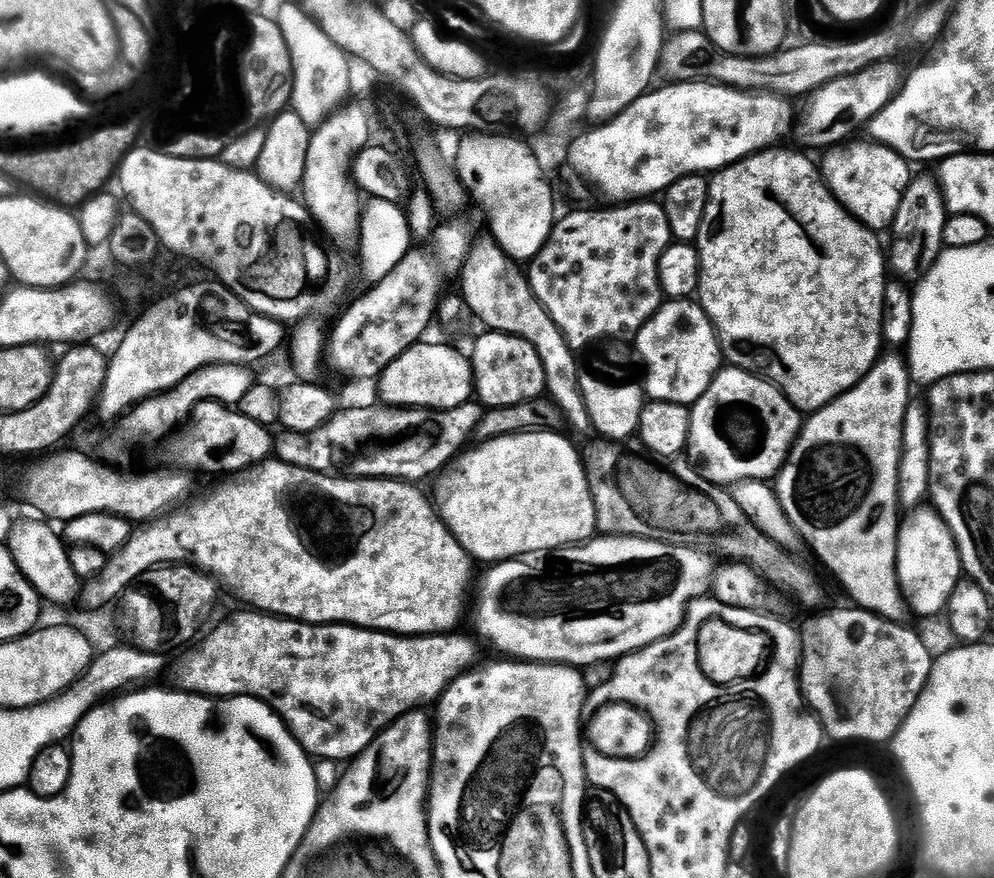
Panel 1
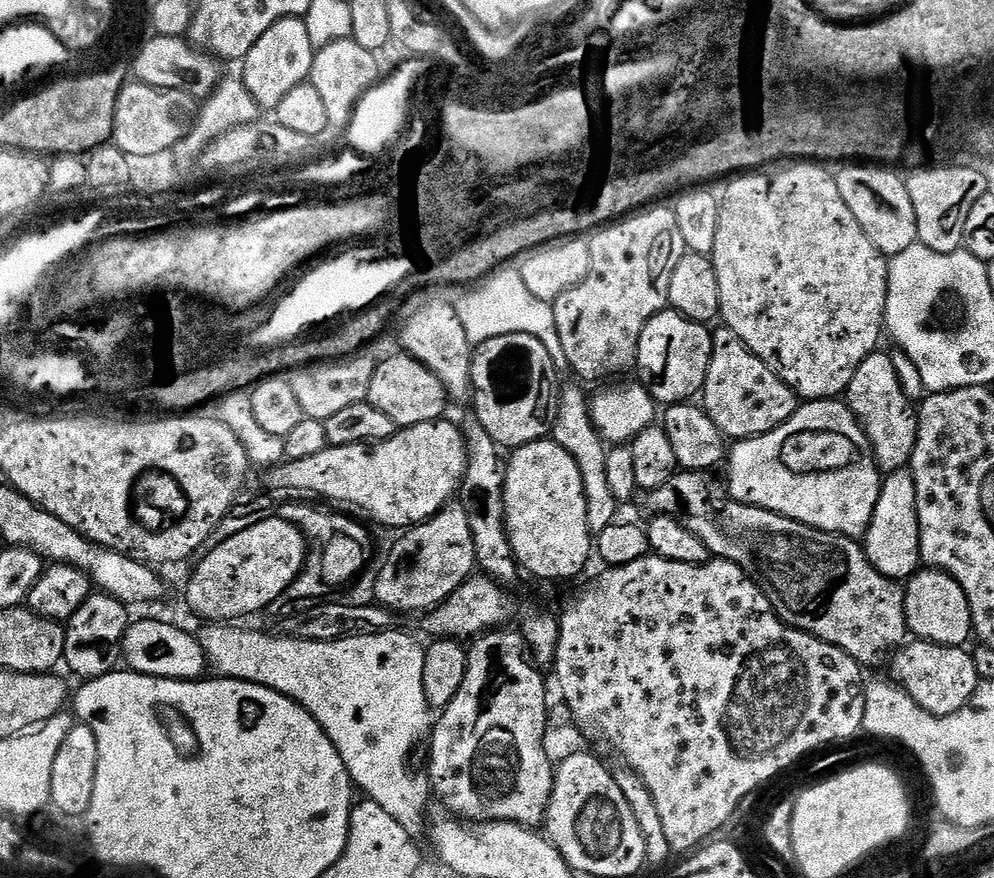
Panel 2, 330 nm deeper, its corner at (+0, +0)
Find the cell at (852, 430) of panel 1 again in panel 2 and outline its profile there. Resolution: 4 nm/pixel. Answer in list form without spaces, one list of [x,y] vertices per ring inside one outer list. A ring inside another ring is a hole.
[[[840,398],[801,403],[786,423],[771,432],[733,443],[726,456],[727,468],[726,491],[736,502],[765,508],[820,532],[849,538],[862,538],[868,533],[882,483],[882,473],[868,447],[868,435]]]

